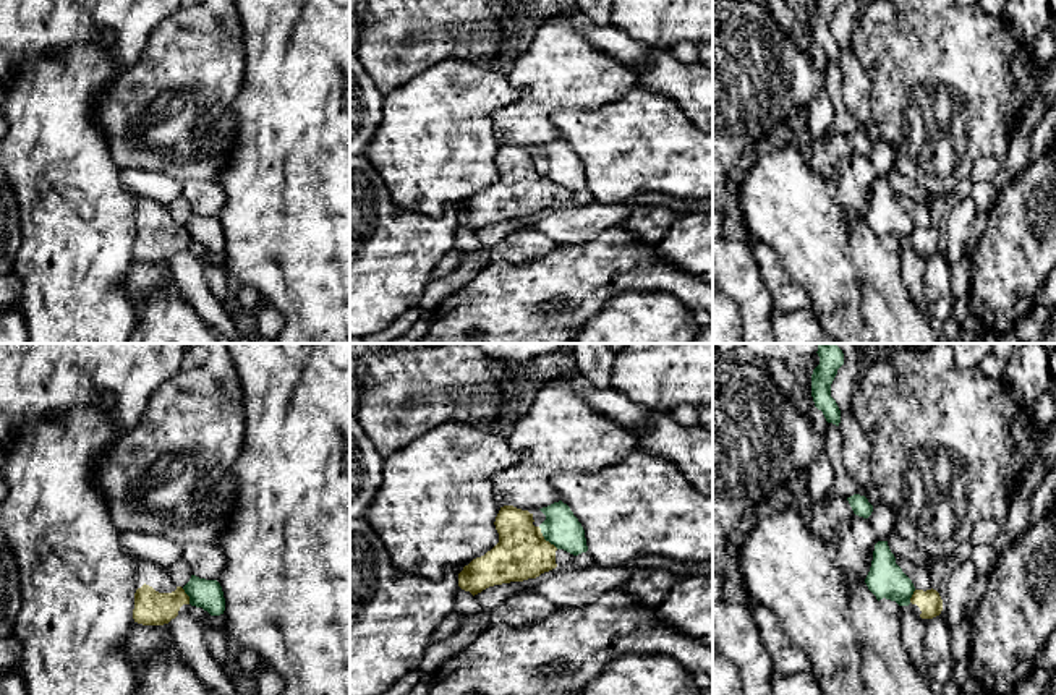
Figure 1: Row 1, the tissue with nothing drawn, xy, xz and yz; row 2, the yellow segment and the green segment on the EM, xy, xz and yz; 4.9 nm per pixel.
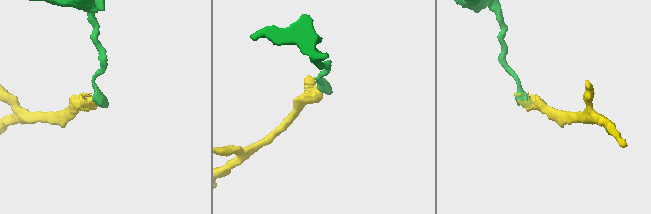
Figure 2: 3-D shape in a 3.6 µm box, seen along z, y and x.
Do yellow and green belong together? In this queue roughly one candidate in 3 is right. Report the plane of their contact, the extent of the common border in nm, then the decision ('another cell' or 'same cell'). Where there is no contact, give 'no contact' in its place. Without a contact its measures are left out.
meets yellow in xz; contact 150 nm long; another cell

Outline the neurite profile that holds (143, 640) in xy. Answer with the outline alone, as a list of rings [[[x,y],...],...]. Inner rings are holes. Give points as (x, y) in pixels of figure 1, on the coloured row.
[[[133,622],[130,633],[121,646],[131,663],[138,666],[147,666],[154,661],[154,651],[162,646],[173,643],[175,640],[168,630],[168,625],[143,625]]]

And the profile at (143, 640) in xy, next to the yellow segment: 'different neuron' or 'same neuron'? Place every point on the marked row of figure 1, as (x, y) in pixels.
different neuron

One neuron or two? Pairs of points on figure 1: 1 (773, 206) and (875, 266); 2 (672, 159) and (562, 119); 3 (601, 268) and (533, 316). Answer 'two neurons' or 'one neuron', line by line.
1: one neuron
2: one neuron
3: one neuron

